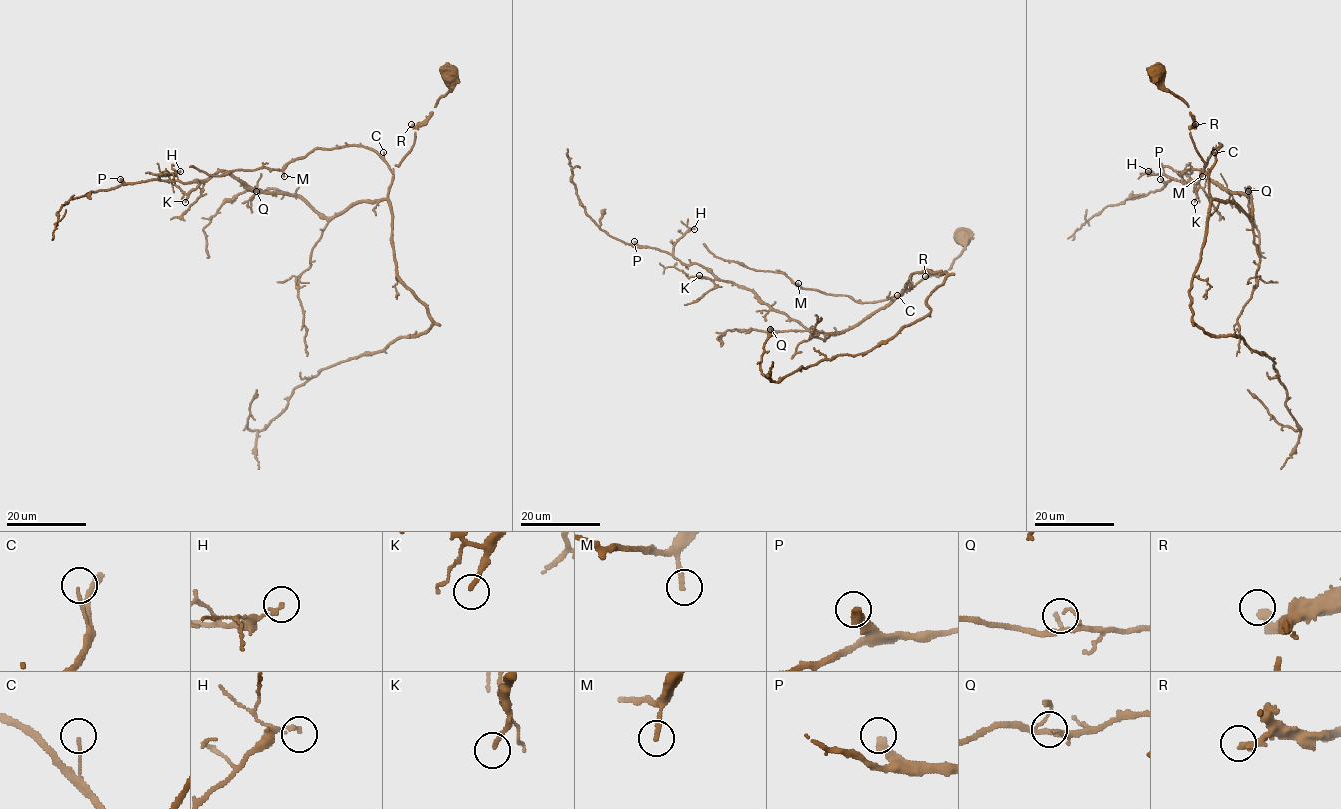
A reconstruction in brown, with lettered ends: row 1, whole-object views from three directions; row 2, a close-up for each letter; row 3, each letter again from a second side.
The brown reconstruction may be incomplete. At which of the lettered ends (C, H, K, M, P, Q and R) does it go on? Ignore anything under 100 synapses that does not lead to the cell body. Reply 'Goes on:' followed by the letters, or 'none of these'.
Goes on: none of these

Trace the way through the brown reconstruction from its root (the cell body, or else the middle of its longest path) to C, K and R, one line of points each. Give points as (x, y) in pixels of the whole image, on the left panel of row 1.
C: (450, 69), (450, 89), (416, 128), (409, 153), (392, 171), (383, 152)
K: (450, 69), (450, 89), (416, 128), (385, 198), (321, 217), (301, 198), (257, 193), (219, 171), (185, 202)
R: (450, 69), (450, 89), (424, 121), (414, 126), (411, 124)

